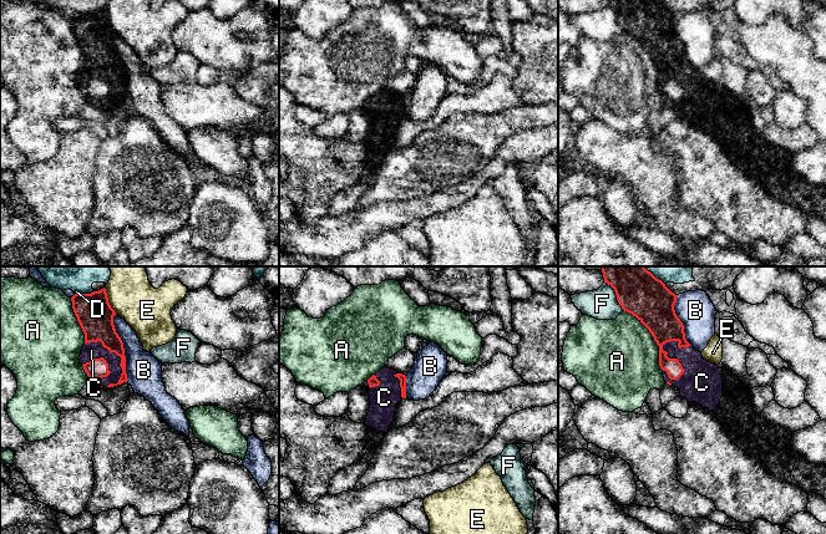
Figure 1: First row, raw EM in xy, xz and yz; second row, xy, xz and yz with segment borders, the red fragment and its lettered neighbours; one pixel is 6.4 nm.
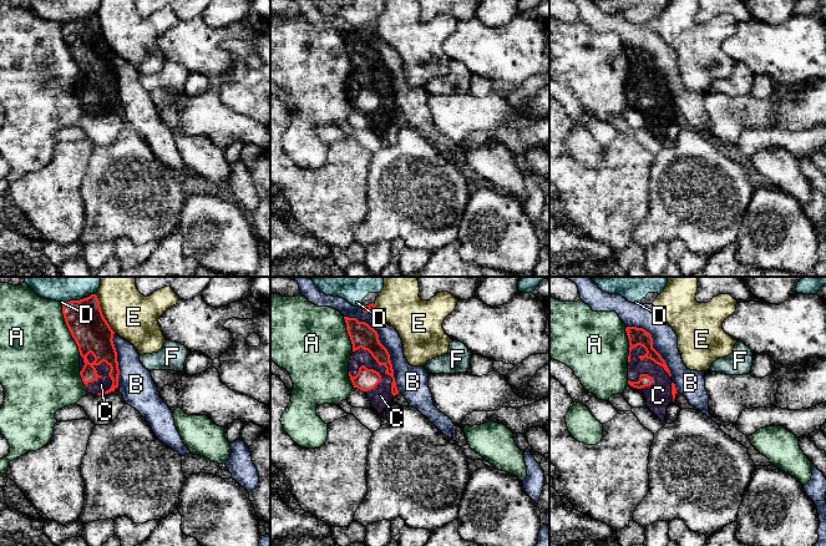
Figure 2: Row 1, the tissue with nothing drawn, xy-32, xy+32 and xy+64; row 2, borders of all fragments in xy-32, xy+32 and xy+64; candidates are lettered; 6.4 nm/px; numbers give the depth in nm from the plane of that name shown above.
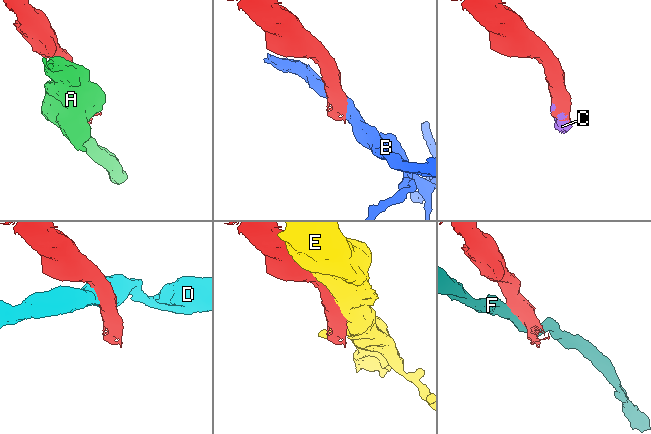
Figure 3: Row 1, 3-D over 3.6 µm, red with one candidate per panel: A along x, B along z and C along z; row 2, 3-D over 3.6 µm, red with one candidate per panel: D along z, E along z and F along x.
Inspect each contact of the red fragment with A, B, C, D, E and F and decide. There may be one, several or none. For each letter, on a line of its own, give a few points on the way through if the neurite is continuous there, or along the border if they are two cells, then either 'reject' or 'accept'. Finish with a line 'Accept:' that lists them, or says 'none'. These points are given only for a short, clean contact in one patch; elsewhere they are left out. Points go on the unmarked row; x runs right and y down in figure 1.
A: reject
B: reject
C: accept
D: reject
E: reject
F: reject
Accept: C

